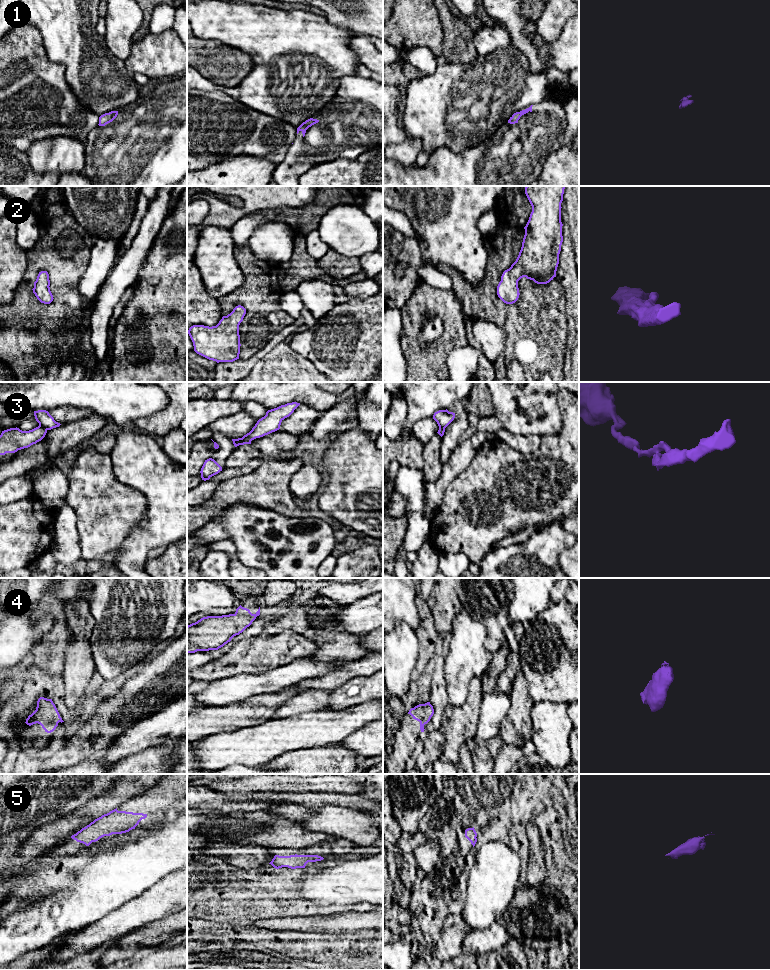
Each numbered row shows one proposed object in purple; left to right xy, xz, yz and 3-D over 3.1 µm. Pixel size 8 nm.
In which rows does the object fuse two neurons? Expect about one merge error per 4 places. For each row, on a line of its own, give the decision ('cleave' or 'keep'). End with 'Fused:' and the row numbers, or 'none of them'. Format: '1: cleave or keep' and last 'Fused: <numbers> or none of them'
1: keep
2: keep
3: cleave
4: keep
5: keep
Fused: 3

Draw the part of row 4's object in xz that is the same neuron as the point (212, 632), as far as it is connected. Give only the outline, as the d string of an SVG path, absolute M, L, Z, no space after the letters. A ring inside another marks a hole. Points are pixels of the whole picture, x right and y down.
M241 605L236 609L234 614L222 616L207 616L203 617L195 623L187 626L187 654L197 651L218 650L231 639L242 633L252 622L260 615L260 607L255 614L252 614L249 609Z

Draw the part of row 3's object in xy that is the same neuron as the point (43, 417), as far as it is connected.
M46 410L34 411L34 416L39 426L44 427L46 430L59 427L61 424L56 422L54 418Z

